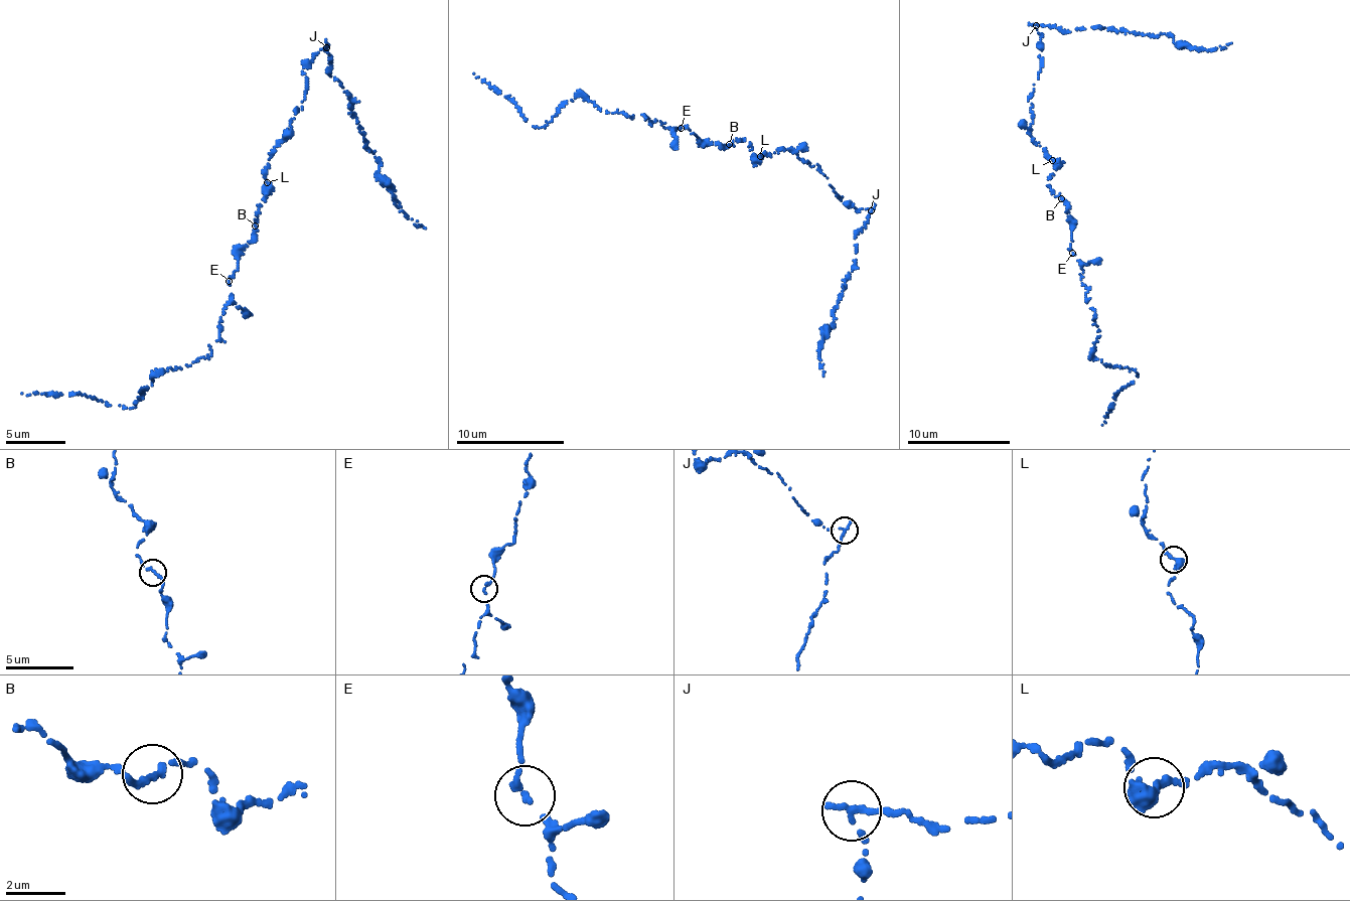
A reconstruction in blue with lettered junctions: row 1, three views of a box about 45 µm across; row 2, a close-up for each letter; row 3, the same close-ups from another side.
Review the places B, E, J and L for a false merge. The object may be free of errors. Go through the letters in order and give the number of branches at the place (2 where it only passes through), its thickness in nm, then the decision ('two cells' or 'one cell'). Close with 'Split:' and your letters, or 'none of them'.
B: 2 | 220 nm | one cell
E: 2 | 200 nm | one cell
J: 2 | 220 nm | two cells
L: 1 | 500 nm | one cell
Split: J

